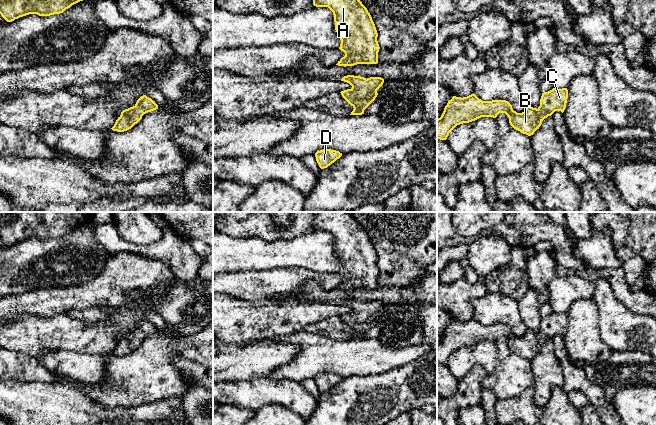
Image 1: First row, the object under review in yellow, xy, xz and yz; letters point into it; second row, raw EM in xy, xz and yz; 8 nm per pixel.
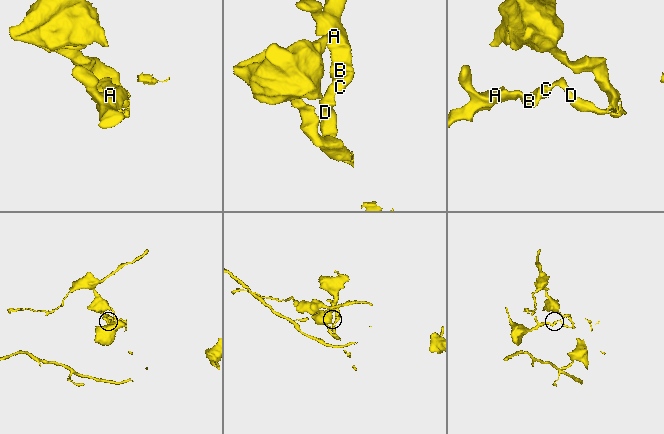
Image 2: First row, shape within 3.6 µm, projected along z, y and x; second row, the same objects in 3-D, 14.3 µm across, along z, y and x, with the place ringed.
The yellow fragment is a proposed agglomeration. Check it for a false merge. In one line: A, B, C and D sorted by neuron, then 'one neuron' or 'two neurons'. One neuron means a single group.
groups A B C D; one neuron

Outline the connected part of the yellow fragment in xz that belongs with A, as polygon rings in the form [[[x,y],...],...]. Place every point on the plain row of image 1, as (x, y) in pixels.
[[[313,212],[313,214],[313,229],[328,231],[334,239],[335,254],[341,264],[339,273],[345,277],[336,289],[346,291],[377,288],[380,273],[378,257],[370,237],[362,226],[348,212]]]

